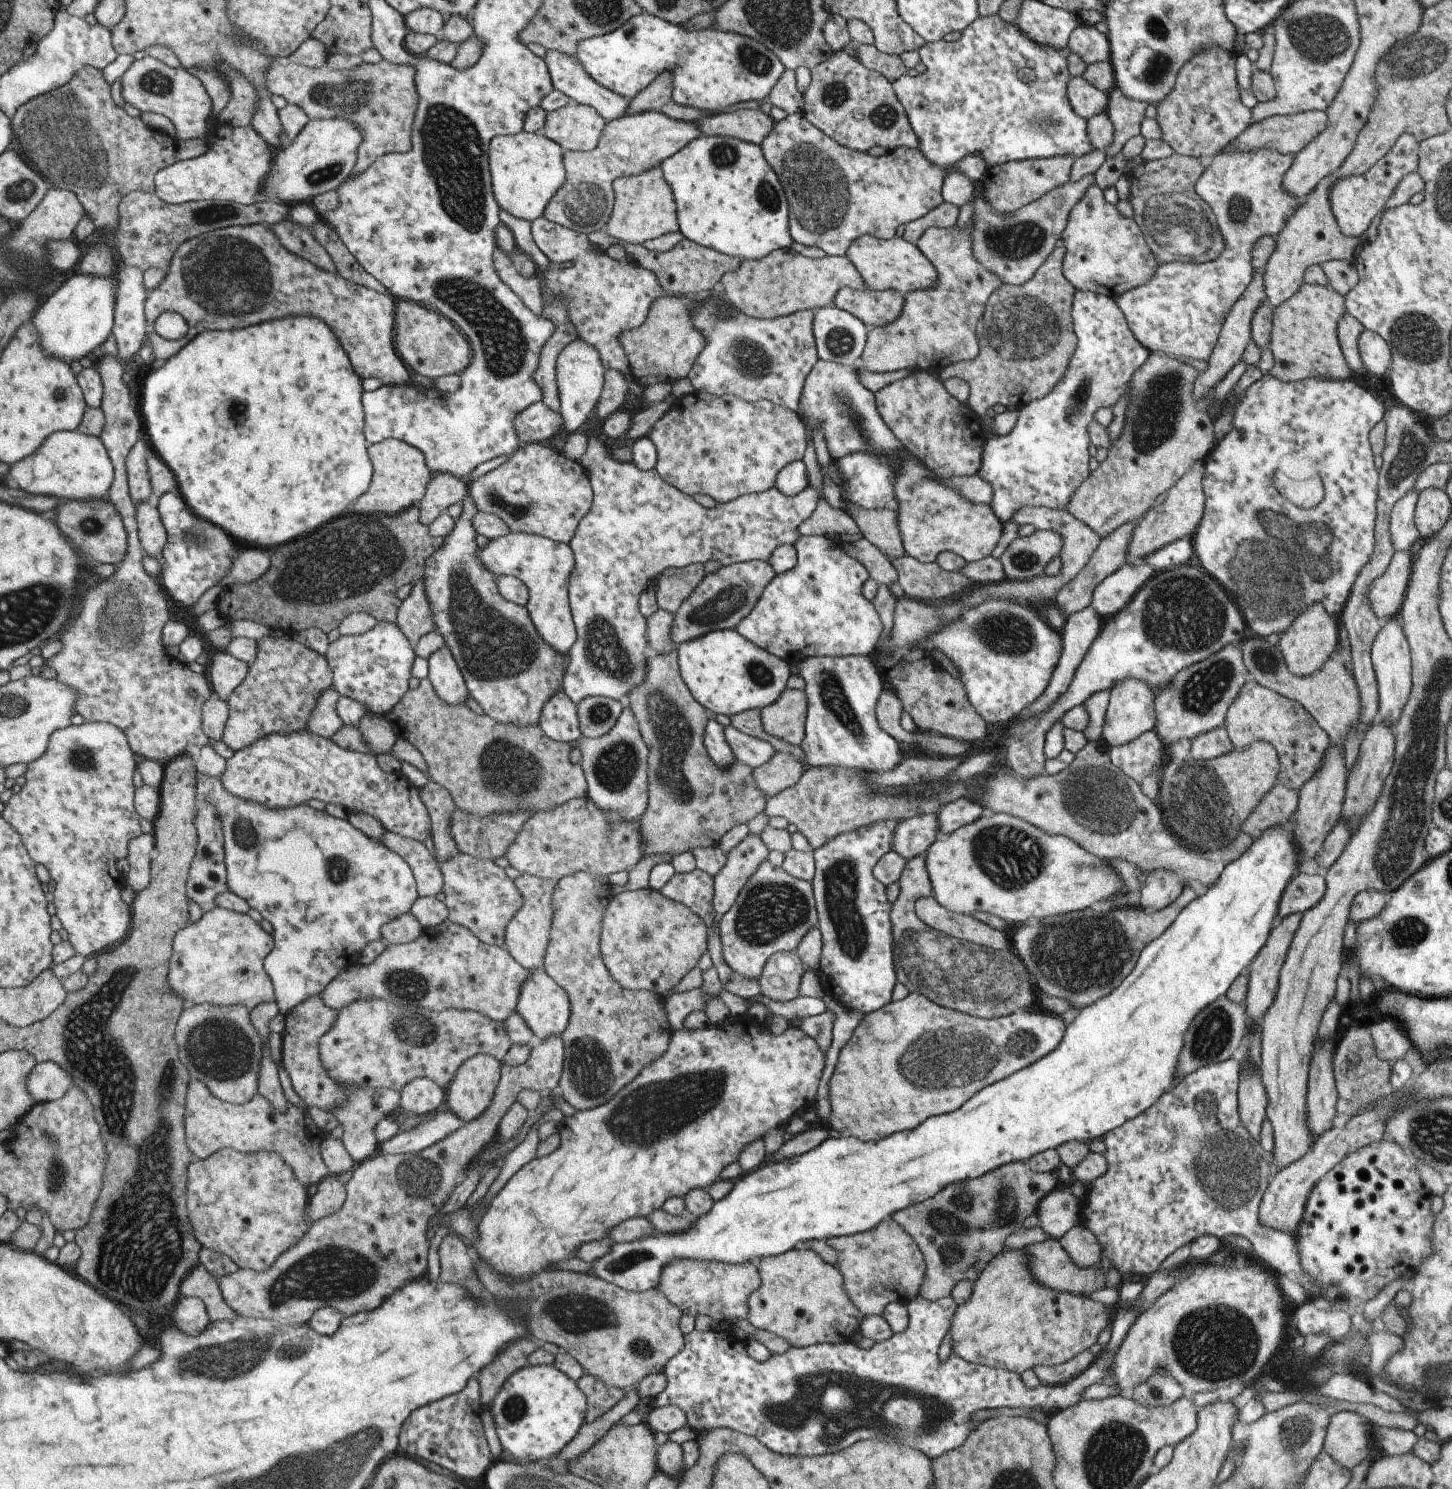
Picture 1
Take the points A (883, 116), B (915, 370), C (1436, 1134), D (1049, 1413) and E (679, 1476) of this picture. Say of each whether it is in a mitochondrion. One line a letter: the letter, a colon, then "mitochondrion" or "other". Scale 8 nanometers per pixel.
A: mitochondrion
B: other
C: mitochondrion
D: other
E: other

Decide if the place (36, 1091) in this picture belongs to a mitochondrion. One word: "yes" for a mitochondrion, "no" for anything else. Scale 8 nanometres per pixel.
no

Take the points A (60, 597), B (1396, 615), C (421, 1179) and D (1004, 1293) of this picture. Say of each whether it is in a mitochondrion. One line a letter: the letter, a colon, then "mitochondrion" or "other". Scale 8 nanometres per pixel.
A: mitochondrion
B: other
C: mitochondrion
D: mitochondrion

